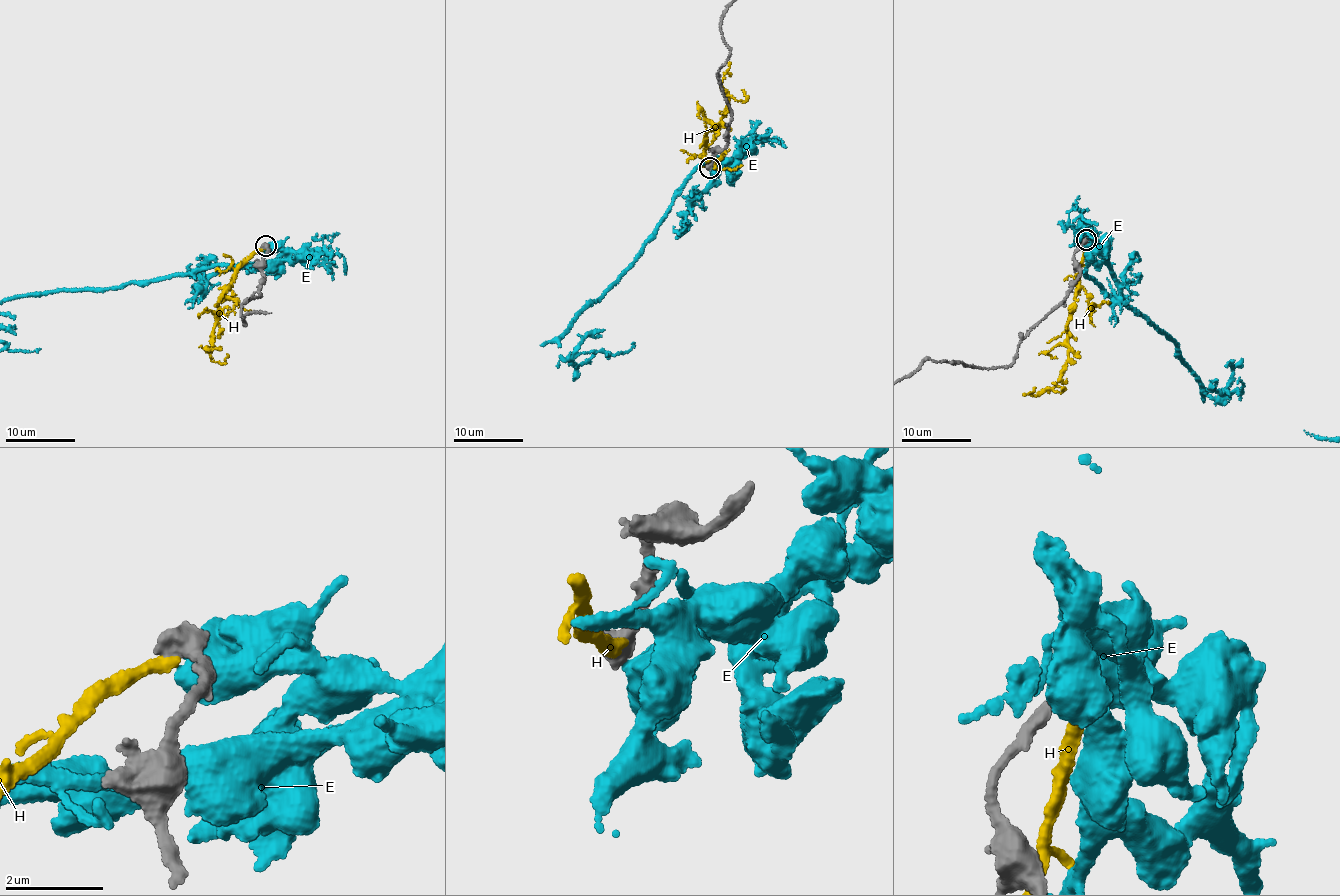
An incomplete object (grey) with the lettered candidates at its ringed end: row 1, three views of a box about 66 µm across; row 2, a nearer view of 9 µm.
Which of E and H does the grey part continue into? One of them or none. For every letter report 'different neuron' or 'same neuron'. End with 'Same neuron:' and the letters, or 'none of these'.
E: different neuron
H: different neuron
Same neuron: none of these

